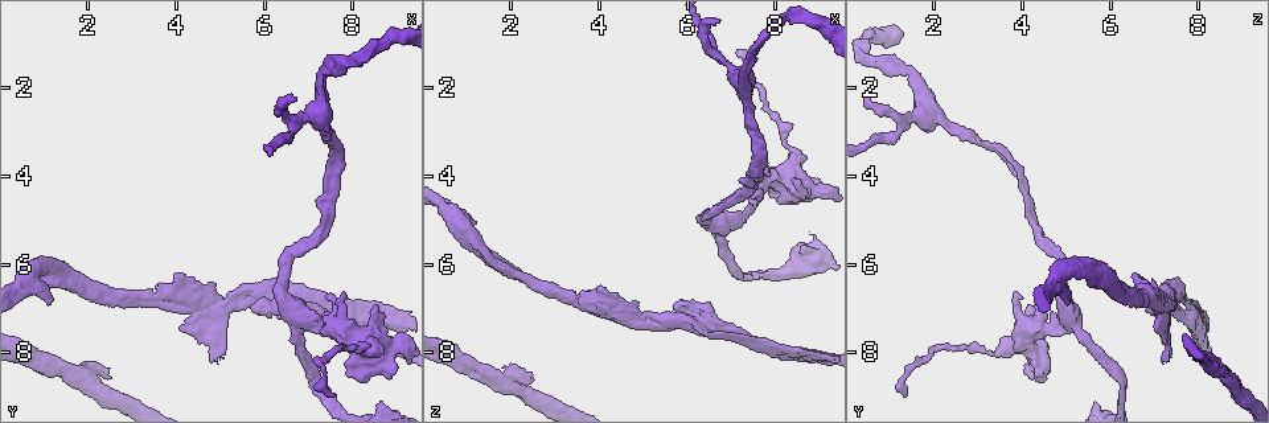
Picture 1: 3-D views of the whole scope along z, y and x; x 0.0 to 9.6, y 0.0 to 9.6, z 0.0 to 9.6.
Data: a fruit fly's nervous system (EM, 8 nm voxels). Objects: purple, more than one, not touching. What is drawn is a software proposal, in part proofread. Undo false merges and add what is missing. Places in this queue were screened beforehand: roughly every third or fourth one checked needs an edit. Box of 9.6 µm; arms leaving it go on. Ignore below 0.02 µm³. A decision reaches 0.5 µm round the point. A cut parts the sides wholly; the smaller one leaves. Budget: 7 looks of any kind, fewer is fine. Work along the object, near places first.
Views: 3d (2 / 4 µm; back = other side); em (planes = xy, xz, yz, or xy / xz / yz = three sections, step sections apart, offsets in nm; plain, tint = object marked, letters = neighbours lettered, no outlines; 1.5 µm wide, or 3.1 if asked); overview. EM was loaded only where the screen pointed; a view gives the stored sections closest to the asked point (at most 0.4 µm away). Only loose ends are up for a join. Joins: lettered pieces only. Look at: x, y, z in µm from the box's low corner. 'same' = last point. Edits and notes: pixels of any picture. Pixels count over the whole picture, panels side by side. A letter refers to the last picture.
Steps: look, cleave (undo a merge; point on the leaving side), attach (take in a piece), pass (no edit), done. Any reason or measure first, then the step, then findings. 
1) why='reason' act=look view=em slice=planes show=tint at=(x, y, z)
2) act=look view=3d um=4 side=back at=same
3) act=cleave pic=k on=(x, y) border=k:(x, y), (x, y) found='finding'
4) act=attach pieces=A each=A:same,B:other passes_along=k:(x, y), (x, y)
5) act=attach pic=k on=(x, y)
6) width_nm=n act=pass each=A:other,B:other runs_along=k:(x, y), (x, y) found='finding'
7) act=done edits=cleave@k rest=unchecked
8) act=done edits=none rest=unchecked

why='three-way junction' act=look view=em slice=yz step=8 show=tint at=(6.15, 6.75, 7.35)

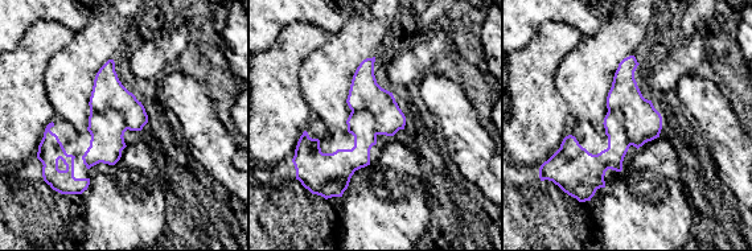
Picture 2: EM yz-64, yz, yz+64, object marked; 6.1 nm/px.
act=look view=em slice=yz step=8 show=letters at=same

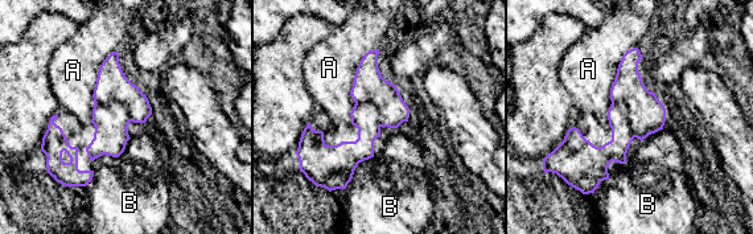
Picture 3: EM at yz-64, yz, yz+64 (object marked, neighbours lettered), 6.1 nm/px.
act=cleave pic=3 on=(112, 85) each=A:other,B:other found='a second neuron is stuck on'

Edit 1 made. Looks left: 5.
why='sudden change in width' act=look view=3d um=4 at=(7.65, 7.50, 4.15)

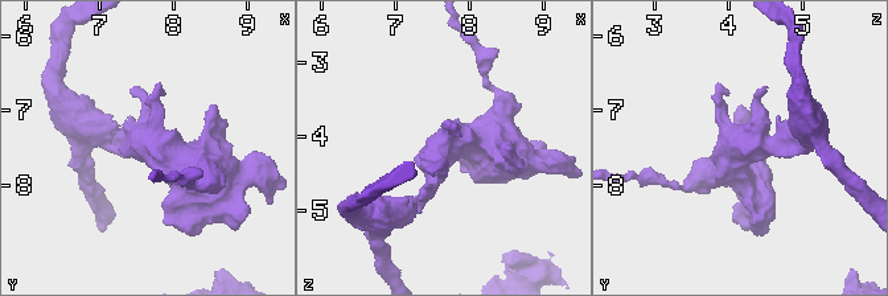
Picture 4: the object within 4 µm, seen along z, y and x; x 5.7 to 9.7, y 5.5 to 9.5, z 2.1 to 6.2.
act=look view=em slice=planes show=letters at=(7.60, 7.50, 4.20)

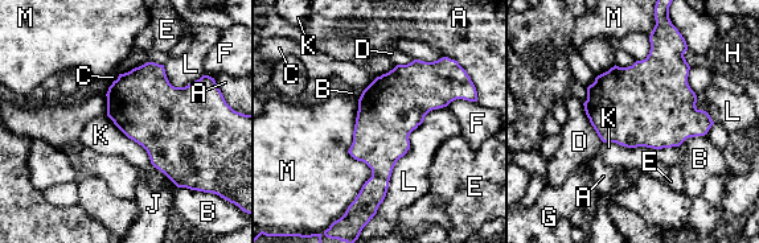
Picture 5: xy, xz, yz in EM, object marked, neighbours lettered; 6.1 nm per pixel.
width_nm=380 act=pass each=A:other,B:other,C:other,D:other,E:other,F:other,G:other,H:other,J:other,K:other,L:other,M:other border=5:(446, 106), (410, 134), (378, 206) found='all the same neuron'

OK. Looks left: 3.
why='sudden change in width' act=look view=3d um=2 at=(7.30, 1.85, 1.60)

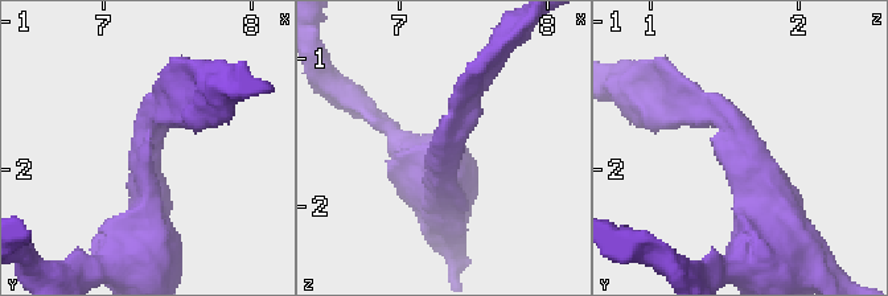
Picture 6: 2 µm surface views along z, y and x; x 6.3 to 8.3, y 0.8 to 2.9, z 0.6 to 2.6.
act=look view=em slice=xy step=8 show=tint at=(7.26, 1.78, 1.60)

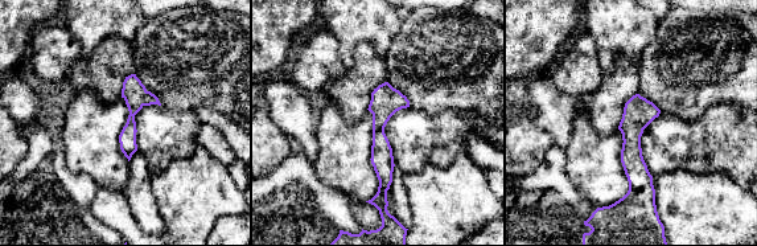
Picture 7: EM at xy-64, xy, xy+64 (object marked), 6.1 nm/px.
why='cut it another way' act=look view=em slice=planes show=letters at=same

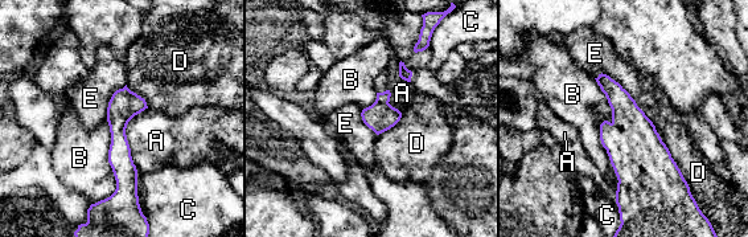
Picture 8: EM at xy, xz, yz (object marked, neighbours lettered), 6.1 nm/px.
longest_contact=B:700nm act=pass each=A:other,B:other,C:other,D:other,E:other runs_along=8:(122, 92), (119, 159), (124, 197) found='one neuron here'

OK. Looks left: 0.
act=done edits=cleave@3 rest=unchecked

